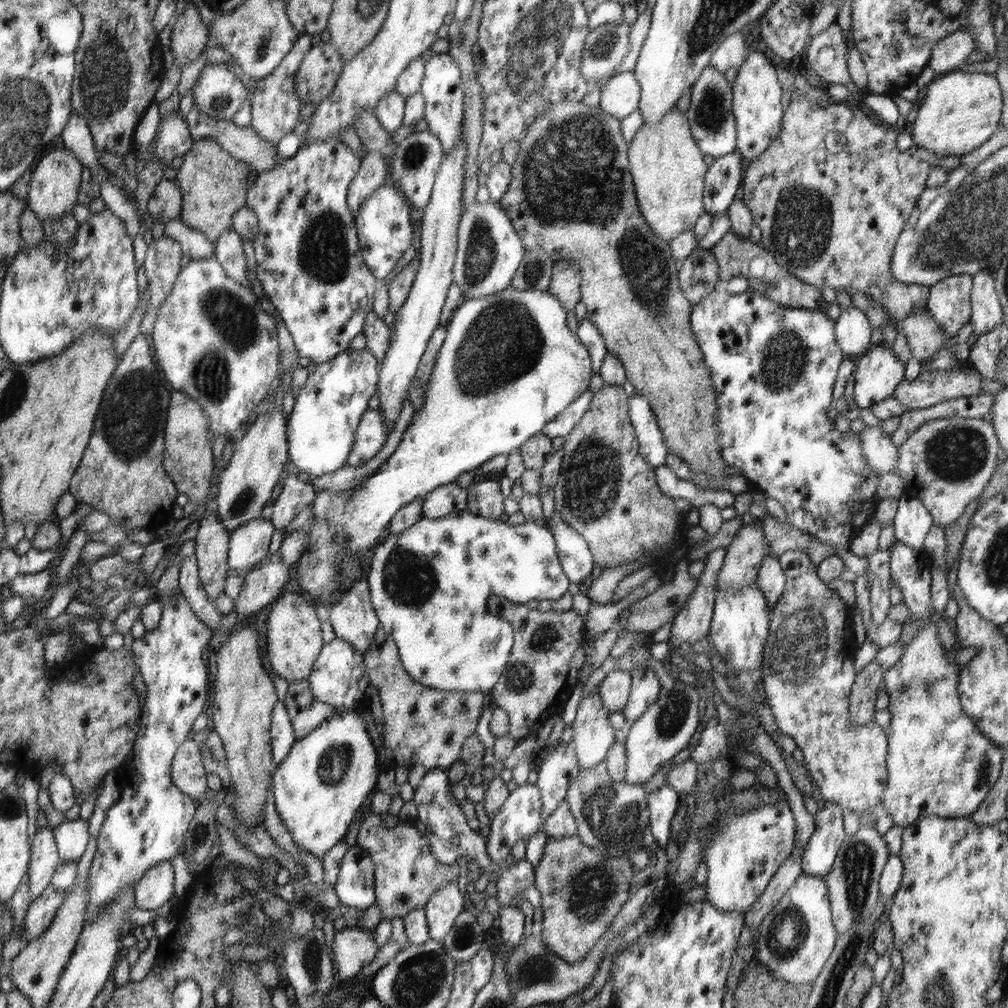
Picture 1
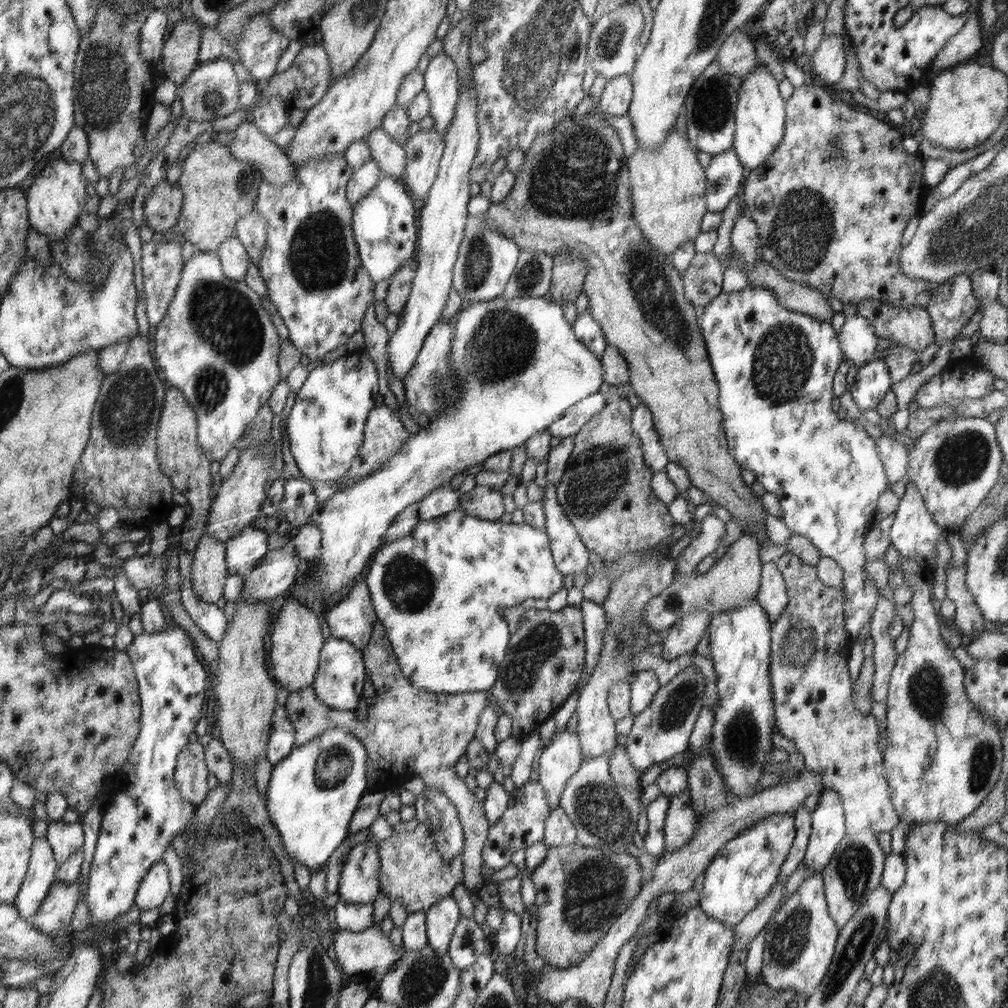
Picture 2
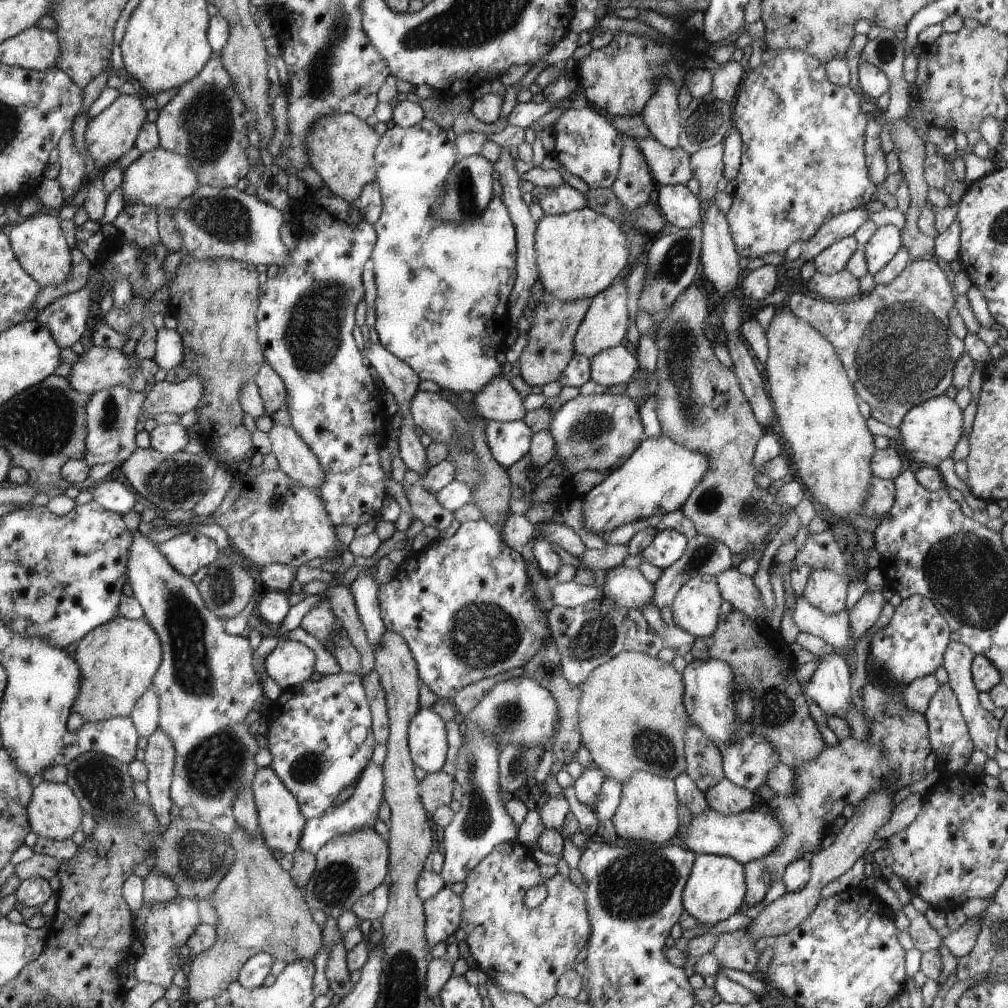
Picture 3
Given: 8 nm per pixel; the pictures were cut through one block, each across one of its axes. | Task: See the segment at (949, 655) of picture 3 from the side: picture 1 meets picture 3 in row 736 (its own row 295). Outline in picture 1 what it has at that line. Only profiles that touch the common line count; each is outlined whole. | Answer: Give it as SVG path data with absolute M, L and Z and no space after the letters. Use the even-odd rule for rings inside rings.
M981 271L972 275L971 317L968 324L973 326L974 334L983 335L992 332L1003 321L1006 324L1006 320L995 289L996 278Z

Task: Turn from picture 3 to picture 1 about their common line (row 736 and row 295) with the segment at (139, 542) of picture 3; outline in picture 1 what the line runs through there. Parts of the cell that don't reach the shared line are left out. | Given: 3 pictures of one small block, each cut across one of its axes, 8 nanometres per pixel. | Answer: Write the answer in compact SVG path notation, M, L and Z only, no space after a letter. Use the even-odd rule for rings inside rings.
M215 256L191 259L185 268L181 268L170 296L158 309L149 337L156 364L162 366L163 375L170 386L190 395L196 402L202 402L202 406L206 406L210 431L214 432L214 437L224 435L231 440L238 436L240 426L250 412L262 402L264 396L268 396L272 380L279 376L280 350L274 317L262 310L252 288L238 284L224 269Z

